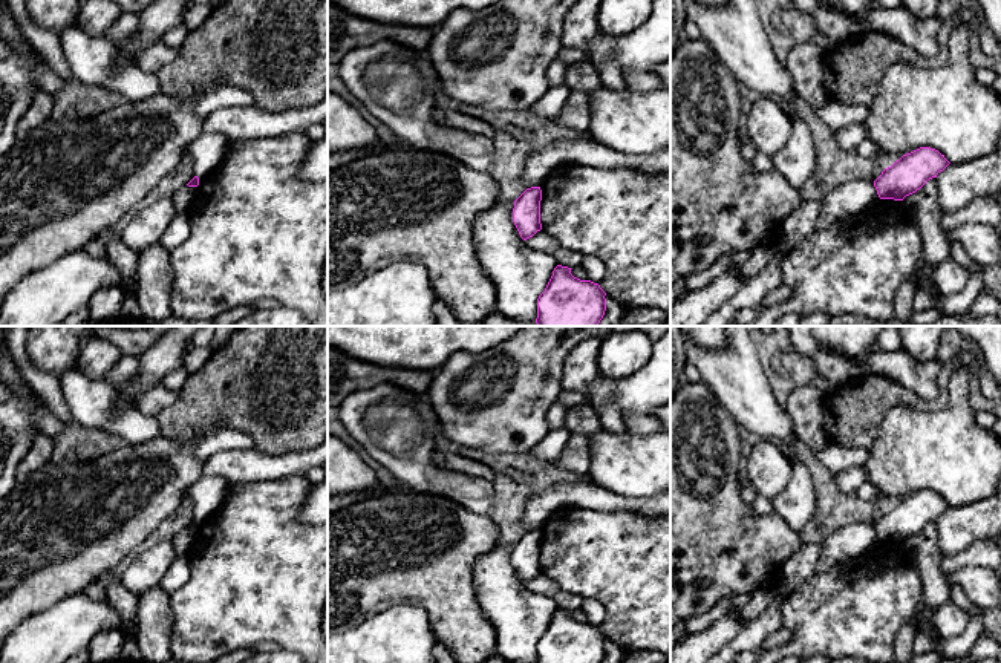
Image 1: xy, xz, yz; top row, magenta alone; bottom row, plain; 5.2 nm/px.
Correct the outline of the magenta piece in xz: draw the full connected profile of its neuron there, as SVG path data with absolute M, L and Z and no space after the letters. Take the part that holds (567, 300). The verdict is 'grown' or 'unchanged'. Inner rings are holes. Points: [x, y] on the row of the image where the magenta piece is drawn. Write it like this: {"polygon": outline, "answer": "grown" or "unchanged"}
{"polygon": "M557 265L545 291L537 299L539 326L597 326L606 311L606 292L598 283L580 280L571 274L571 268Z", "answer": "unchanged"}

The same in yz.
{"polygon": "M920 147L903 155L874 181L880 199L903 201L937 178L950 162L938 150Z", "answer": "unchanged"}

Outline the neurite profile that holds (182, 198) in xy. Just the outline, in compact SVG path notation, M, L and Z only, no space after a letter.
M181 187L176 190L176 193L171 196L174 202L176 213L187 213L197 187Z

